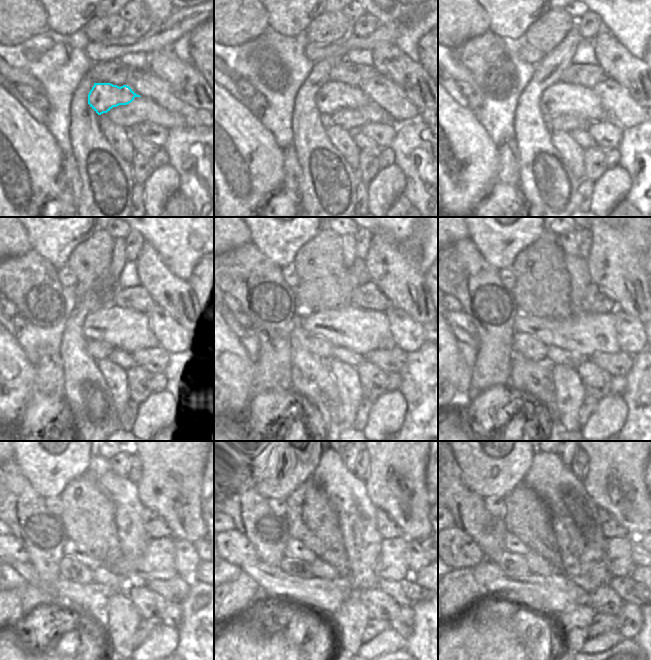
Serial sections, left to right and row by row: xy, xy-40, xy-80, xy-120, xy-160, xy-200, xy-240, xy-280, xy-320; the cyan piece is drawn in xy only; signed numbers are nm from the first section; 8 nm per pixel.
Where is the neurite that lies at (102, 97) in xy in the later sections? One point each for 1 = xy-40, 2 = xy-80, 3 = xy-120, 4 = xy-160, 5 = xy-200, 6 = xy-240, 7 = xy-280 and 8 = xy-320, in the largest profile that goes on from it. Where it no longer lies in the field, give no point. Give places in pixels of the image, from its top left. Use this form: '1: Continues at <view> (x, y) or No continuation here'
1: Continues at xy-40 (333, 96)
2: Continues at xy-80 (561, 98)
3: Continues at xy-120 (125, 329)
4: Continues at xy-160 (358, 330)
5: Continues at xy-200 (584, 334)
6: Continues at xy-240 (157, 562)
7: Continues at xy-280 (392, 566)
8: Continues at xy-320 (620, 564)

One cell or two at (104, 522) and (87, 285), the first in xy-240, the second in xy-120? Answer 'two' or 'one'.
one

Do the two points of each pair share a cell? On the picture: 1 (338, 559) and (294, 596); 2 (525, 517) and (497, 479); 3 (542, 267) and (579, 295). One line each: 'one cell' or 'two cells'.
1: two cells
2: two cells
3: two cells

